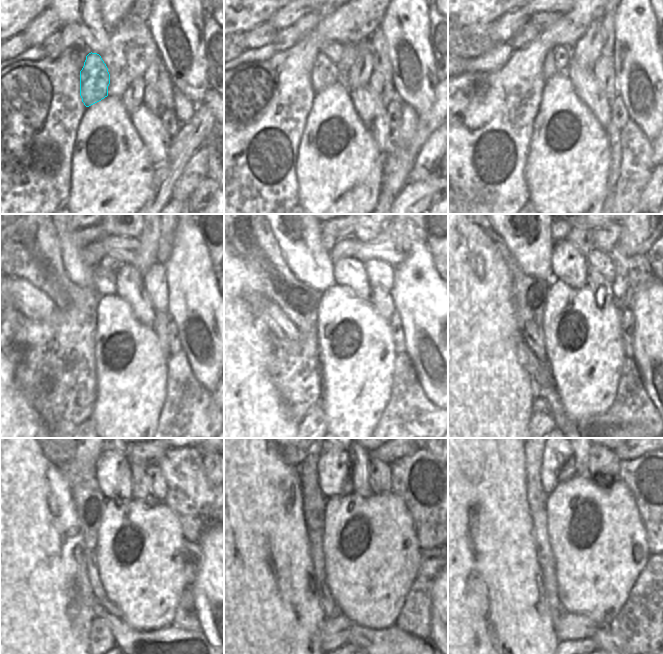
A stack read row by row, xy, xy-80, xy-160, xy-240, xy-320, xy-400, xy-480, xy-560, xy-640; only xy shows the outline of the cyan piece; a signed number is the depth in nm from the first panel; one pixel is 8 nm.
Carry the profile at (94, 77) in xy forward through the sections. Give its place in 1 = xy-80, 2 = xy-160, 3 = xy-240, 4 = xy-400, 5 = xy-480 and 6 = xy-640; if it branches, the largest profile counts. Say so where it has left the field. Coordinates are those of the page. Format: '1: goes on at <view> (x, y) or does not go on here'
1: goes on at xy-80 (324, 72)
2: goes on at xy-160 (549, 69)
3: goes on at xy-240 (107, 262)
4: goes on at xy-400 (582, 238)
5: goes on at xy-480 (144, 458)
6: goes on at xy-640 (622, 458)

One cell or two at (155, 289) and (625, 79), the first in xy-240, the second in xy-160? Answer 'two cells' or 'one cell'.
two cells

